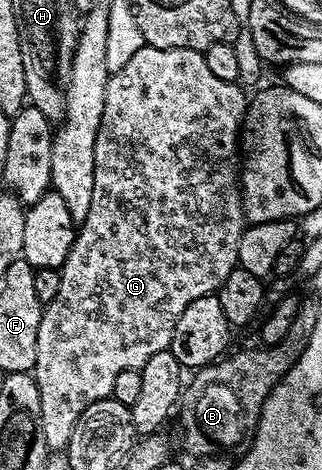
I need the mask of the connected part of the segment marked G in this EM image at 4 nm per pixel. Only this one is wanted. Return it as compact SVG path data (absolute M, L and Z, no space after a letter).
M145 46L138 49L138 53L134 53L134 57L130 57L130 61L122 69L111 72L108 84L106 85L106 97L104 98L104 108L102 109L102 121L98 129L98 137L94 145L94 198L90 204L90 217L86 217L84 223L79 224L76 240L70 249L70 253L66 257L64 266L59 268L60 284L58 285L58 294L54 297L54 301L50 301L40 312L40 324L38 325L38 345L36 346L36 366L34 368L34 378L38 385L38 393L42 401L42 433L46 433L46 445L49 452L63 452L68 446L70 437L74 433L74 425L78 425L78 417L82 417L82 413L90 406L94 405L94 401L102 401L109 398L114 389L114 380L117 379L118 373L126 373L127 371L139 371L146 365L146 361L150 361L150 357L154 357L154 353L162 353L169 350L172 346L172 338L174 337L174 325L178 325L178 317L182 317L182 309L186 309L186 305L190 305L190 301L198 301L198 297L206 297L207 295L219 292L220 286L226 281L226 277L230 277L230 273L239 264L238 245L242 241L242 233L246 226L244 217L244 196L242 194L242 163L236 159L236 146L242 143L242 124L245 115L248 114L249 96L244 96L245 88L239 82L231 83L230 81L221 81L219 77L214 77L214 73L210 73L209 67L206 66L204 60L204 52L195 51L194 49L158 49L157 47Z

